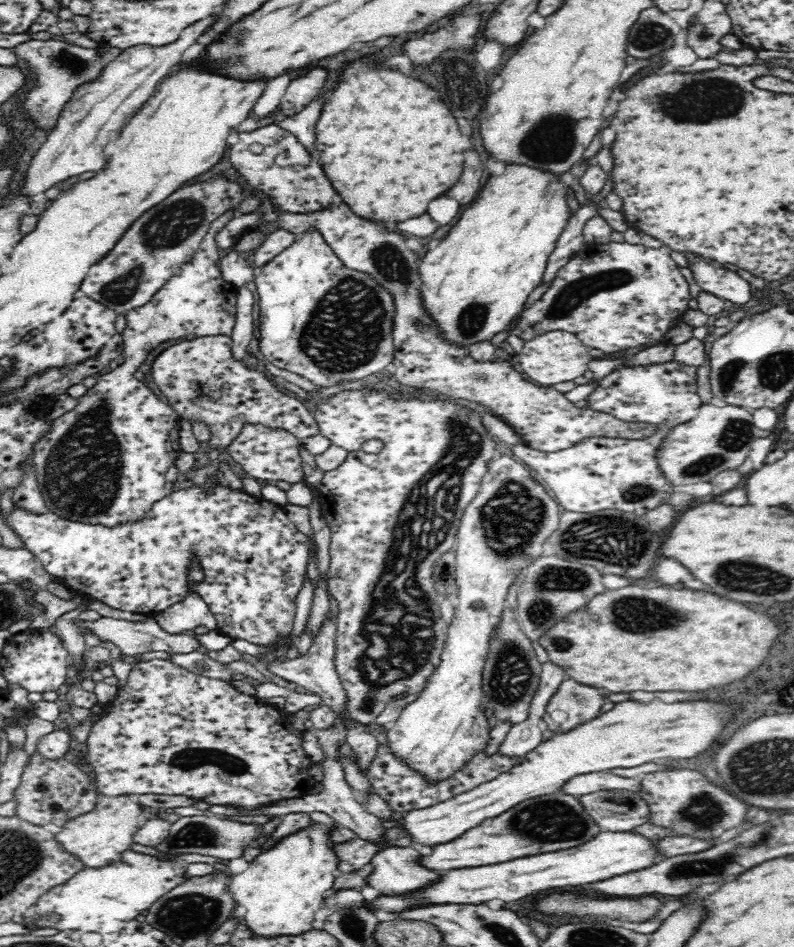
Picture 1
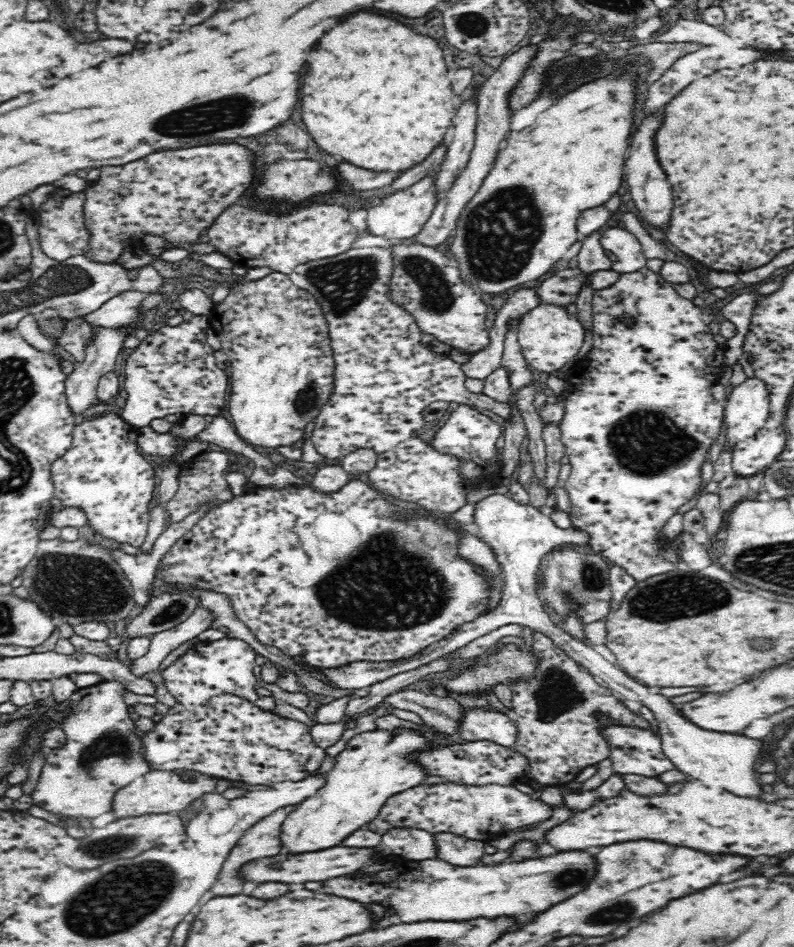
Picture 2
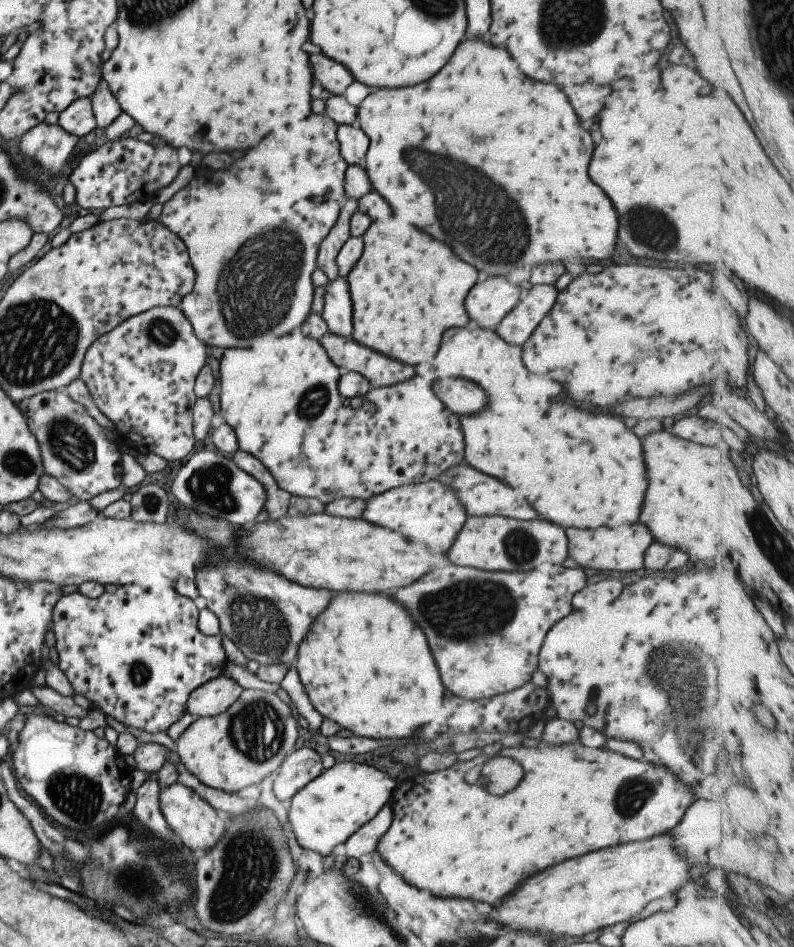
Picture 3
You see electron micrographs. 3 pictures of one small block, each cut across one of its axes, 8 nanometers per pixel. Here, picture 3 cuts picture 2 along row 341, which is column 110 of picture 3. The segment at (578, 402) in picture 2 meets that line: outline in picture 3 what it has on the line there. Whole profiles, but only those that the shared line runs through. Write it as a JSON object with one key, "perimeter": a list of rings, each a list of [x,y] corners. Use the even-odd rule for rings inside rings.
{"perimeter":[[[141,581],[127,586],[118,587],[115,592],[104,592],[98,598],[89,599],[82,596],[79,592],[61,596],[54,605],[52,611],[52,644],[57,651],[57,668],[67,678],[73,693],[79,693],[85,696],[90,703],[90,708],[95,708],[101,713],[108,714],[119,723],[125,726],[132,726],[137,730],[148,733],[166,732],[167,728],[175,721],[179,720],[186,712],[186,703],[191,692],[194,692],[199,686],[214,680],[220,675],[224,675],[226,664],[228,662],[223,646],[221,645],[221,634],[216,636],[203,636],[197,628],[197,617],[200,603],[191,601],[184,595],[178,594],[173,586],[159,581],[149,582],[144,585]]]}

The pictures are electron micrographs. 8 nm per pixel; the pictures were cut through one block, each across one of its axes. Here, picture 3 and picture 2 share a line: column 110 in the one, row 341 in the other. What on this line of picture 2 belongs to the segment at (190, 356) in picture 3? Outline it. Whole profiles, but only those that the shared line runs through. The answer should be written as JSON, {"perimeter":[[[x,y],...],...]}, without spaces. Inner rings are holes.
{"perimeter":[[[393,246],[364,247],[342,254],[296,266],[289,274],[291,281],[314,296],[328,323],[330,349],[334,357],[334,388],[328,402],[314,420],[312,444],[324,458],[343,458],[358,449],[371,449],[382,432],[398,432],[404,422],[414,422],[416,430],[426,421],[422,411],[436,400],[458,402],[492,410],[502,420],[510,418],[510,404],[496,402],[488,396],[470,392],[465,385],[467,375],[462,361],[444,353],[432,351],[430,344],[422,343],[423,332],[416,319],[389,296],[393,273]]]}

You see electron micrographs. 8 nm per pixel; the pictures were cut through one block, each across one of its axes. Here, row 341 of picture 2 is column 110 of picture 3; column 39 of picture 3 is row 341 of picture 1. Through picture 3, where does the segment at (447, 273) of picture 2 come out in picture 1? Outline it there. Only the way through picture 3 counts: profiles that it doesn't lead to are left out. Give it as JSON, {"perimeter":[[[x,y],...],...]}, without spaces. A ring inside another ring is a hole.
{"perimeter":[[[344,201],[307,213],[287,212],[281,216],[279,228],[299,235],[317,230],[346,268],[371,276],[388,291],[395,304],[391,335],[395,350],[394,375],[400,384],[440,392],[452,400],[476,402],[510,426],[523,445],[545,453],[567,449],[589,436],[641,439],[659,432],[659,426],[654,423],[626,422],[586,407],[577,408],[554,387],[524,378],[510,360],[494,358],[478,361],[466,345],[451,342],[446,333],[440,331],[440,323],[424,307],[420,258],[416,251],[408,248],[404,234],[382,230],[376,220],[354,214]]]}

